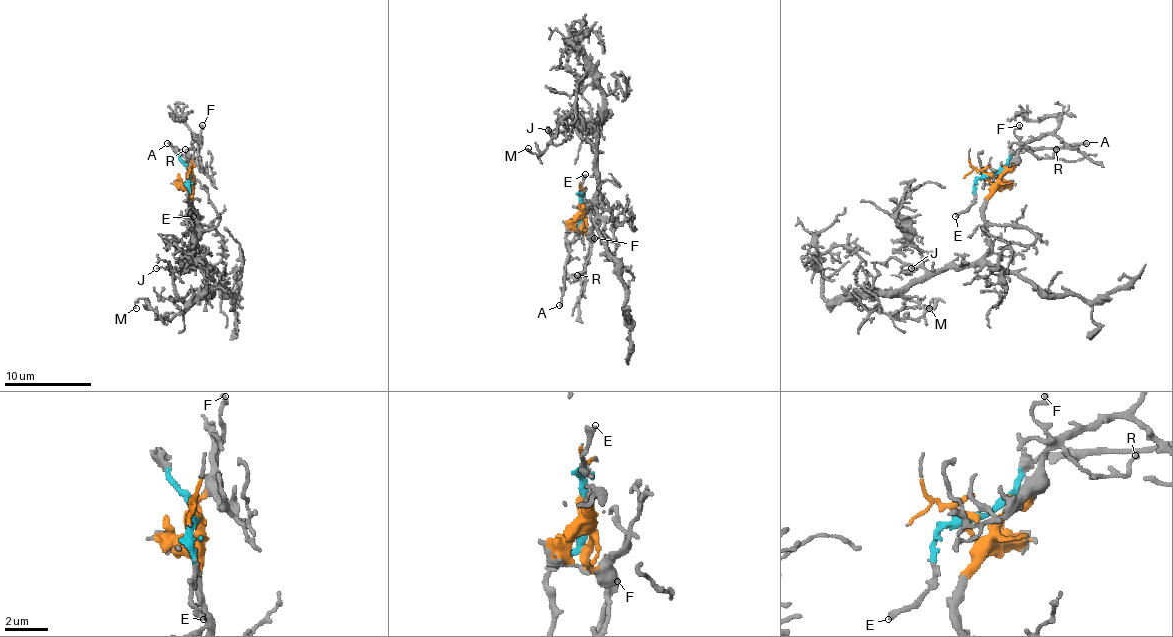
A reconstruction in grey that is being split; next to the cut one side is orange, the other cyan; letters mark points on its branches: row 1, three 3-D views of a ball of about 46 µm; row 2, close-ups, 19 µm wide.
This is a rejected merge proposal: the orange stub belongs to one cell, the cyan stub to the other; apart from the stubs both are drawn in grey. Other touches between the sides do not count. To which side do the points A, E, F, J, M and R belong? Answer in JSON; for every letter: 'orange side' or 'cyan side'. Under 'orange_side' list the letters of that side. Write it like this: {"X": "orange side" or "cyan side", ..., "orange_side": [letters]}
{"A": "cyan side", "E": "cyan side", "F": "orange side", "J": "orange side", "M": "orange side", "R": "orange side", "orange_side": ["F", "J", "M", "R"]}

